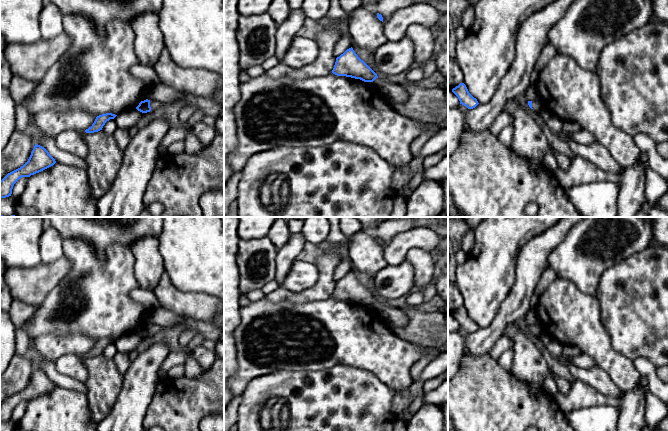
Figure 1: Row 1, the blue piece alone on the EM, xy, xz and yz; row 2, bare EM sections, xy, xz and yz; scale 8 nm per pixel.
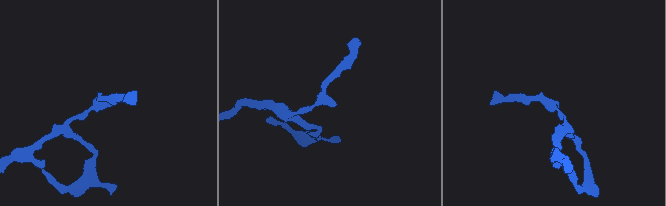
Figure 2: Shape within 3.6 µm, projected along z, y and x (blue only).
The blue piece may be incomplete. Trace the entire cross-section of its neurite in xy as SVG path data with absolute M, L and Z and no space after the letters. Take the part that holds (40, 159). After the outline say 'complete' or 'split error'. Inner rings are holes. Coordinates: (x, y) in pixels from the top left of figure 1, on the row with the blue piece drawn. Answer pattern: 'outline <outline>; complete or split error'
outline M35 144L28 161L20 168L8 173L0 181L0 198L11 196L14 184L22 177L30 177L56 163L55 159L42 146Z; complete

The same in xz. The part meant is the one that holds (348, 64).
outline M353 48L347 49L336 58L332 73L337 76L346 76L360 79L364 82L373 82L378 87L387 90L392 101L405 103L409 99L408 92L400 85L381 80L377 74L355 53Z; split error

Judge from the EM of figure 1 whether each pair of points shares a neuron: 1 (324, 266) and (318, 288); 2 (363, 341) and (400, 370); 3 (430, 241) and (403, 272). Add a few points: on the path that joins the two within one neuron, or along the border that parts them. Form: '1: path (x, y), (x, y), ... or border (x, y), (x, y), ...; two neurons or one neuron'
1: path (324, 271), (323, 283); one neuron
2: path (372, 346), (391, 361); one neuron
3: border (405, 259), (396, 264), (388, 265); two neurons

